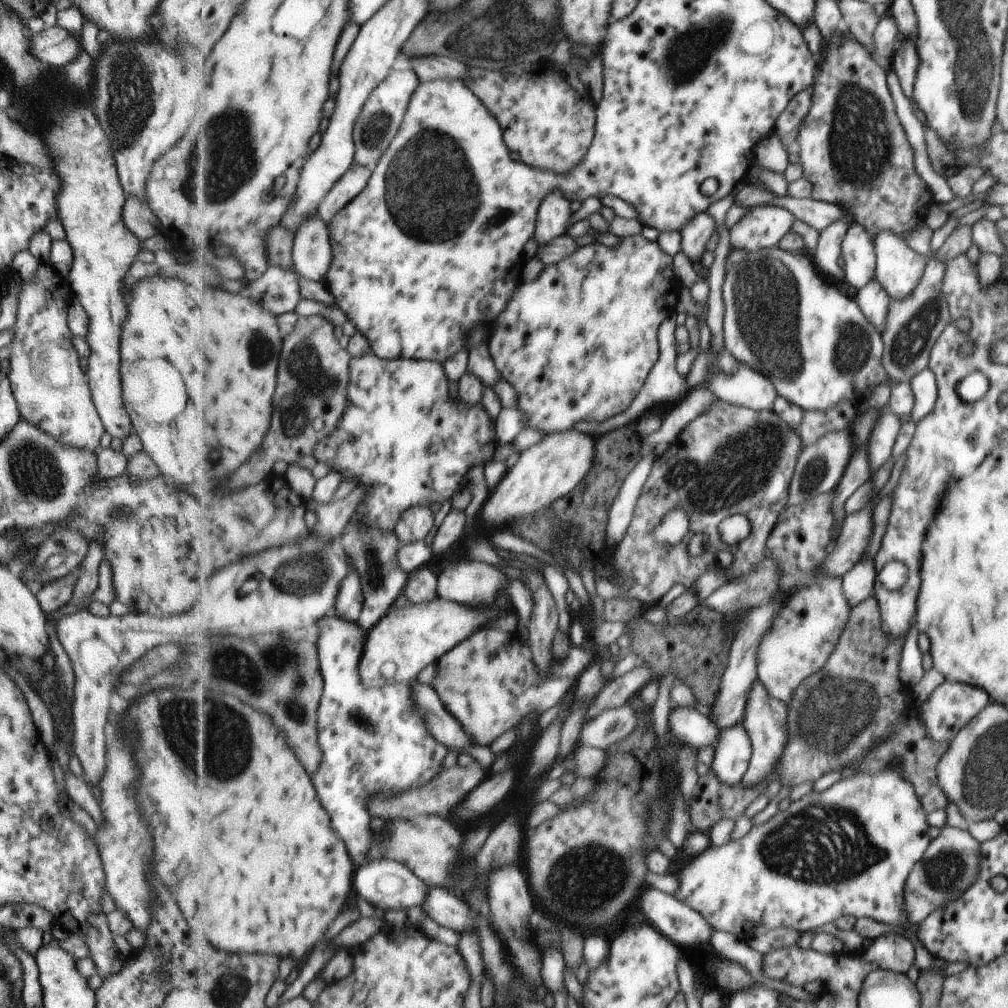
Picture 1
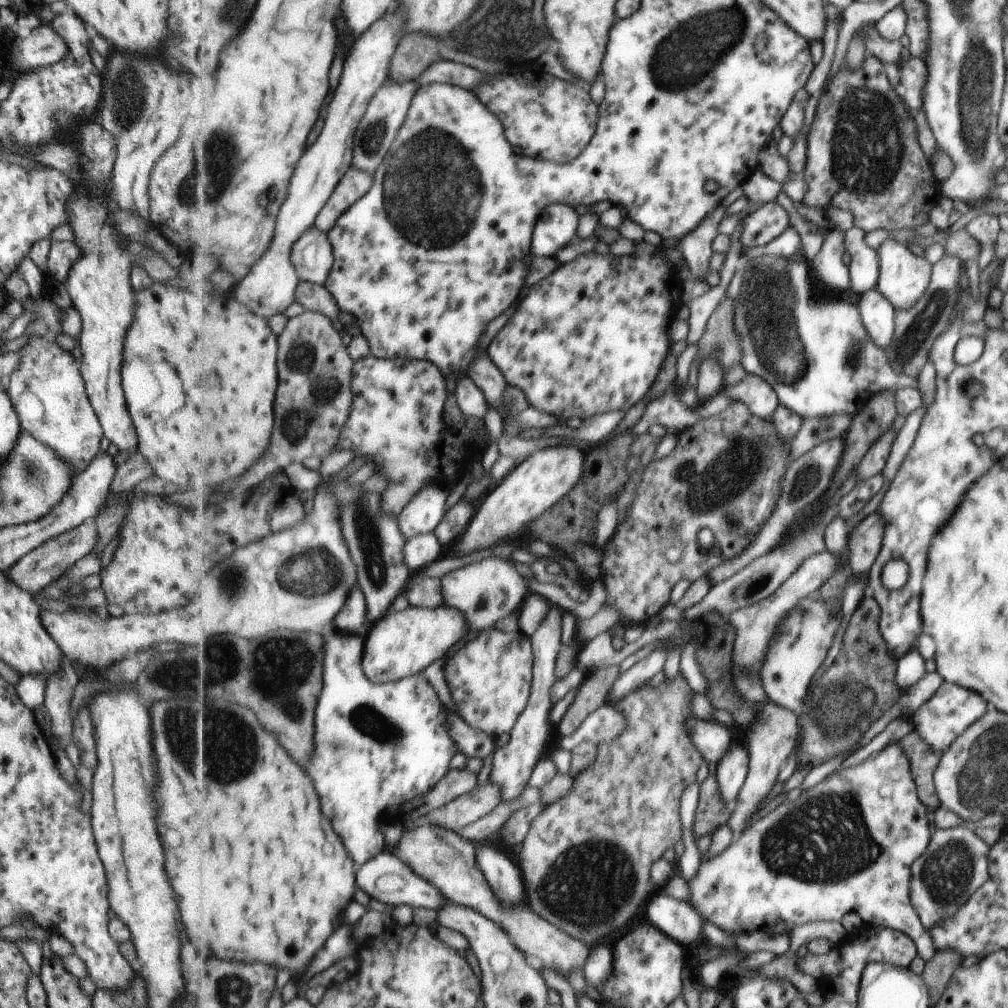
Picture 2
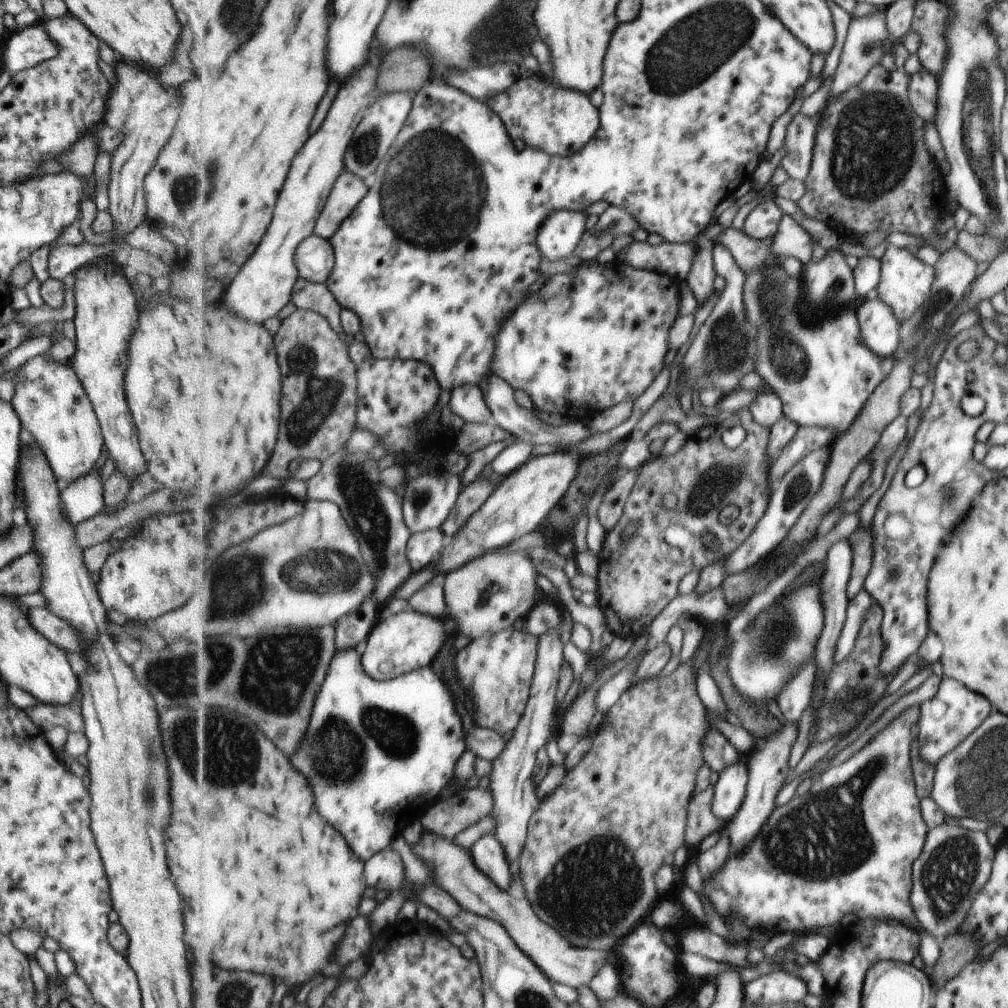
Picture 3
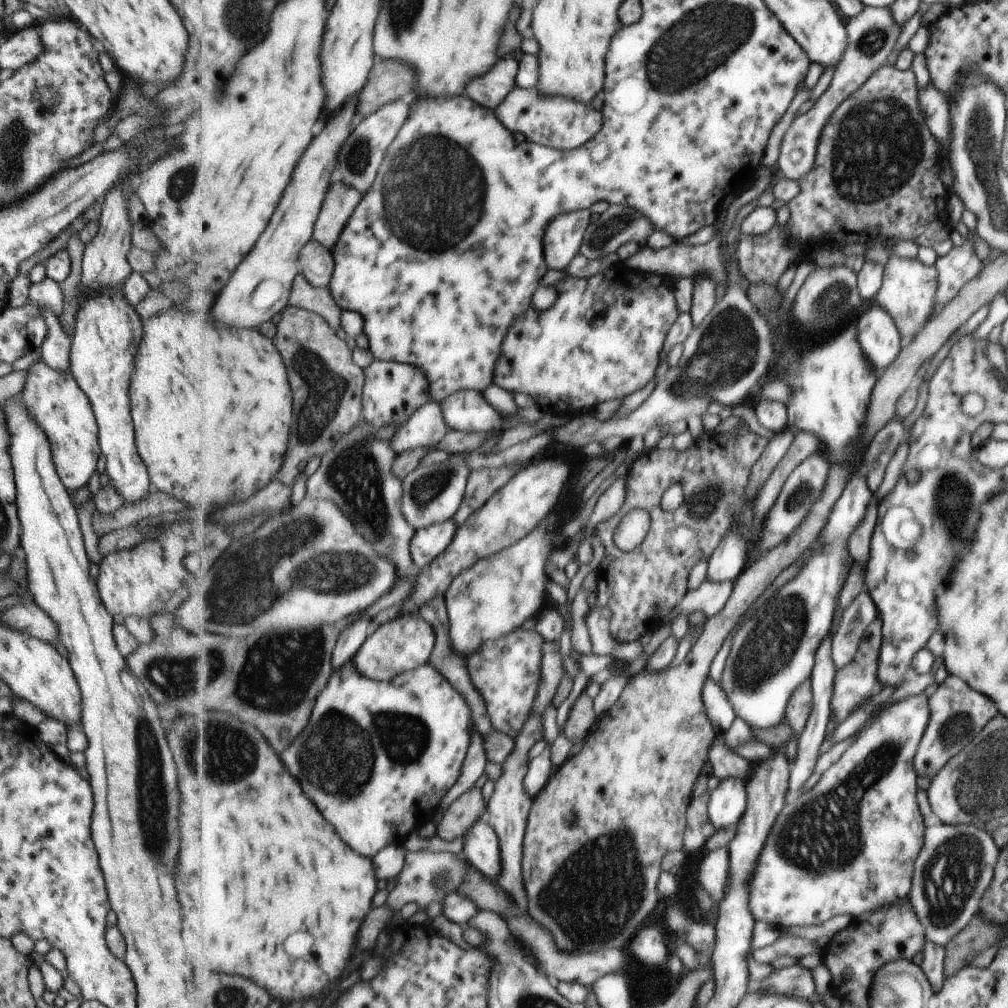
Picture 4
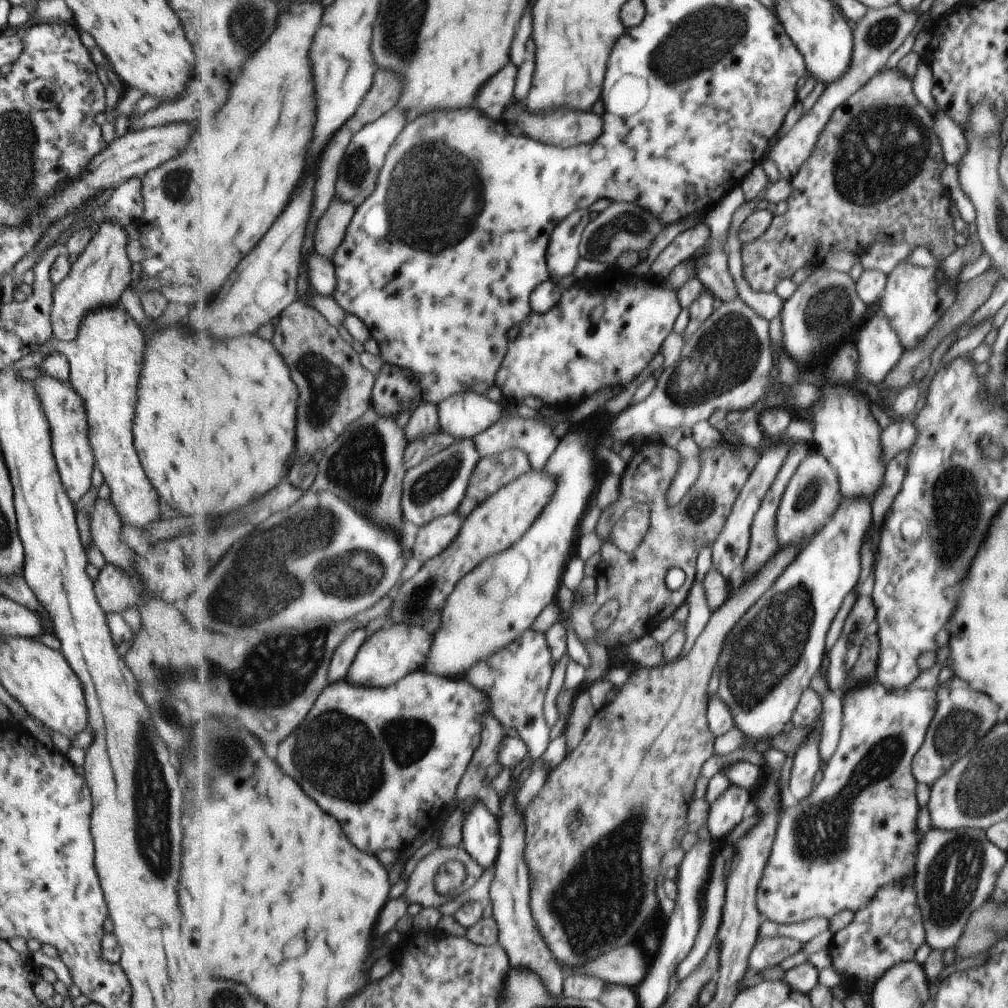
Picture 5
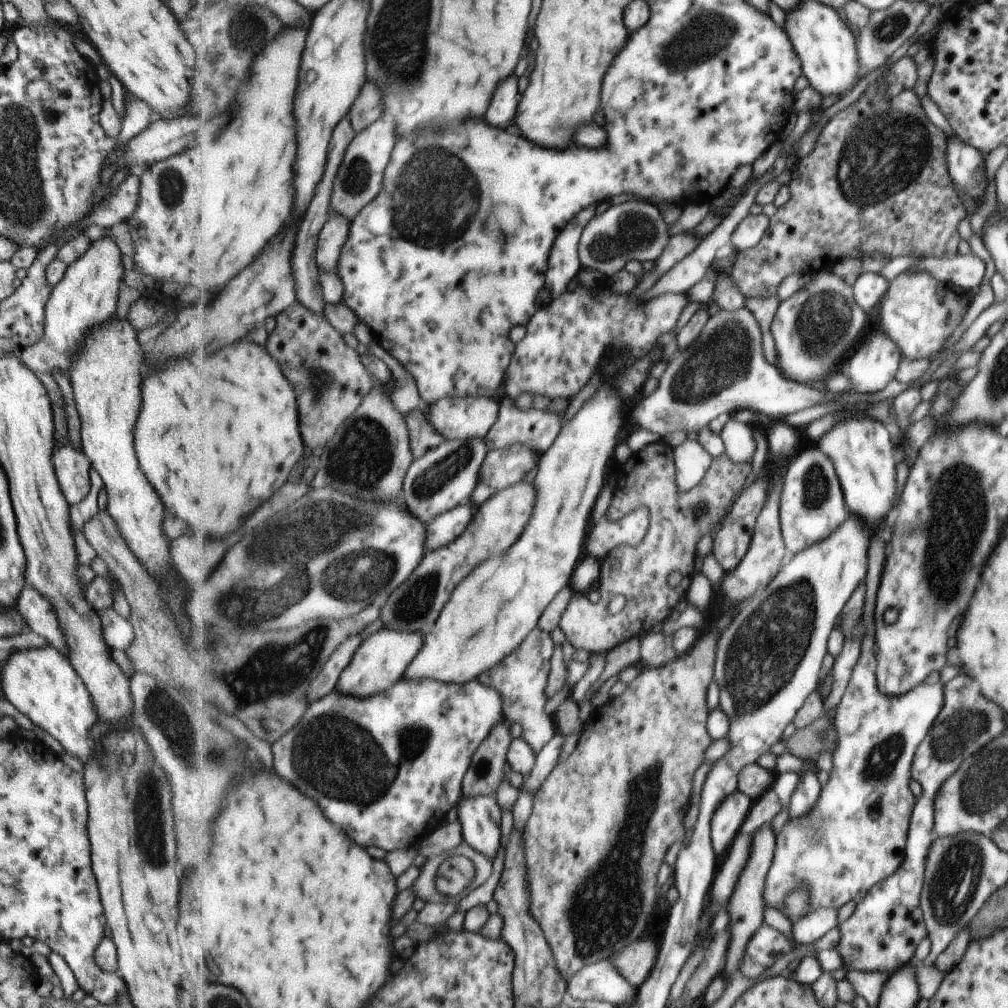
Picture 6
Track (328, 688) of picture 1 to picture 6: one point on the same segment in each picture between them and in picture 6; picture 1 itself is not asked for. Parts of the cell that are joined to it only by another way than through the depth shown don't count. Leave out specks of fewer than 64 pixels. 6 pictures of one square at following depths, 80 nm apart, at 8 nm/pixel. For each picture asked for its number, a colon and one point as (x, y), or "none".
2: (378, 745)
3: (378, 752)
4: (399, 745)
5: (393, 756)
6: (389, 767)

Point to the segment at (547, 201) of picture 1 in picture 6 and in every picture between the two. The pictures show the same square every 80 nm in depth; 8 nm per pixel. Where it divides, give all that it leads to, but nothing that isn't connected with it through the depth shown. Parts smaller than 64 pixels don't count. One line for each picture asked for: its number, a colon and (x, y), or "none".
2: (557, 226)
3: (559, 236)
4: (563, 239)
5: (563, 255)
6: (564, 264)

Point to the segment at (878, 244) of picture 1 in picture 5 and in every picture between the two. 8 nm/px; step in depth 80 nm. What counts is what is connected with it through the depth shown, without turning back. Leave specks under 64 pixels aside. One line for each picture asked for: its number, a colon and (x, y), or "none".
2: (903, 276)
3: (904, 283)
4: (907, 292)
5: (913, 298)

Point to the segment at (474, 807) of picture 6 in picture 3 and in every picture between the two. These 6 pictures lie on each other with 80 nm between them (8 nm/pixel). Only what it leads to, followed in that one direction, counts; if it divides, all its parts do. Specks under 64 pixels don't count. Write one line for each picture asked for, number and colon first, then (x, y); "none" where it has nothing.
3: (489, 854)
4: (482, 850)
5: (482, 839)

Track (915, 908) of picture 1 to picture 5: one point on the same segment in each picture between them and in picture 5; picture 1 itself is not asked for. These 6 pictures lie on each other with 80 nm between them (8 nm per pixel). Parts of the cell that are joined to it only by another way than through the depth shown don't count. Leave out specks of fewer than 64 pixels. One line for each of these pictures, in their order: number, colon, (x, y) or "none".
2: (955, 864)
3: (954, 863)
4: (954, 866)
5: (954, 871)

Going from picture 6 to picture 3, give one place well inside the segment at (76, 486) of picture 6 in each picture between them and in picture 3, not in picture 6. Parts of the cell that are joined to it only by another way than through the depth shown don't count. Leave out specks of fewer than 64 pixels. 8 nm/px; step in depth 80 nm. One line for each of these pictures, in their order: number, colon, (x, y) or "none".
3: (53, 409)
4: (61, 410)
5: (64, 411)

